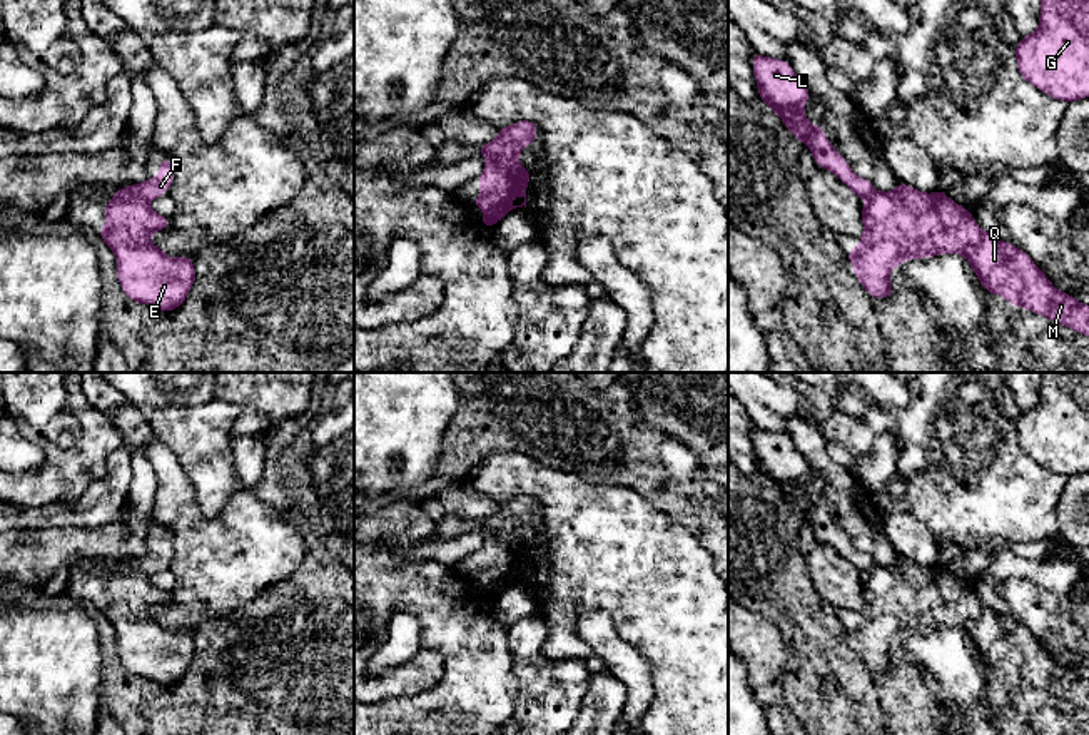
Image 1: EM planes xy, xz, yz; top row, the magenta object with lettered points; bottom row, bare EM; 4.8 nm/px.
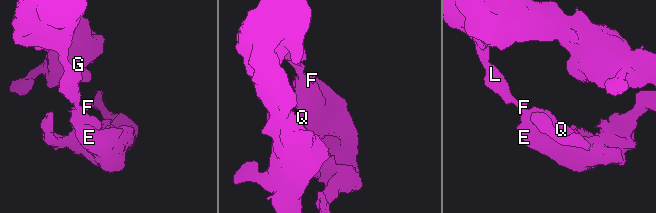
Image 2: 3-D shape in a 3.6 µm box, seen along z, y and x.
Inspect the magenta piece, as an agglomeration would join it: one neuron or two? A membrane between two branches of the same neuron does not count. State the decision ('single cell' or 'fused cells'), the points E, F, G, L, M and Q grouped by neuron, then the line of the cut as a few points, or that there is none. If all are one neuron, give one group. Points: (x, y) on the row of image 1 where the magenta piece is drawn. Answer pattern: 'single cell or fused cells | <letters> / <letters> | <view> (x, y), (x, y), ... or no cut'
fused cells | E M Q / F G L | xy (121, 189), (142, 196), (147, 201)

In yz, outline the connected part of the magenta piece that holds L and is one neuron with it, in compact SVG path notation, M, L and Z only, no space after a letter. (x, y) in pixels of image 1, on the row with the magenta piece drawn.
M753 52L752 63L760 99L775 110L800 144L808 145L820 167L833 172L855 195L869 200L875 192L874 185L850 170L847 160L828 142L823 127L813 127L808 122L803 105L810 99L810 92L788 62Z

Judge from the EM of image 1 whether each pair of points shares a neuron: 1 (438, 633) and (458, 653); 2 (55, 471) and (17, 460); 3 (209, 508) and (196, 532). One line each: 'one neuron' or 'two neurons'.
1: one neuron
2: two neurons
3: two neurons

